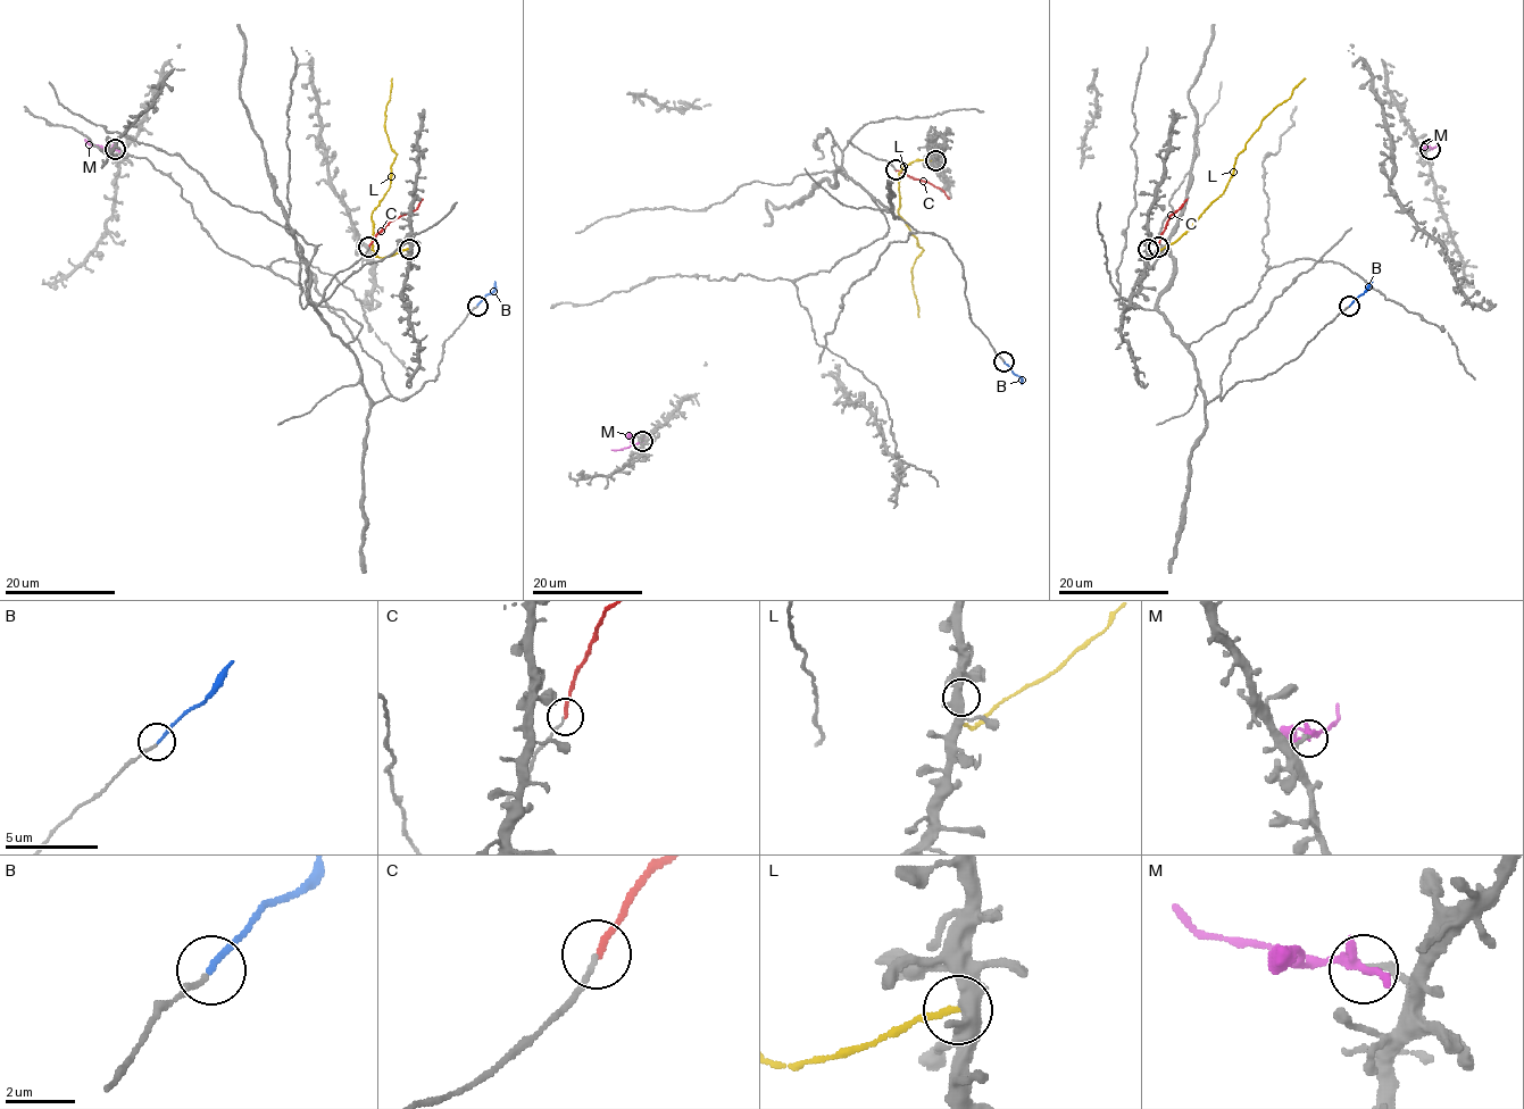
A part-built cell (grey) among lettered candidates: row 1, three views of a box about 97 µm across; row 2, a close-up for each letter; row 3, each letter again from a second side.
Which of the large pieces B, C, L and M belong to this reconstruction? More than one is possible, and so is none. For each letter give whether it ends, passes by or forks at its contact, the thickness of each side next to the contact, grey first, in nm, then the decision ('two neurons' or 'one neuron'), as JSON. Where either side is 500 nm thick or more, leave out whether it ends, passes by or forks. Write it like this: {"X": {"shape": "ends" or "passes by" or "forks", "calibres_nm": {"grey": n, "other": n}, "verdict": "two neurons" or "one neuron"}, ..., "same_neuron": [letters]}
{"B": {"shape": "ends", "calibres_nm": {"grey": 150, "other": 160}, "verdict": "one neuron"}, "C": {"shape": "ends", "calibres_nm": {"grey": 110, "other": 190}, "verdict": "one neuron"}, "L": {"shape": "ends", "calibres_nm": {"grey": 400, "other": 200}, "verdict": "two neurons"}, "M": {"shape": "passes by", "calibres_nm": {"grey": 190, "other": 240}, "verdict": "two neurons"}, "same_neuron": ["B", "C"]}

